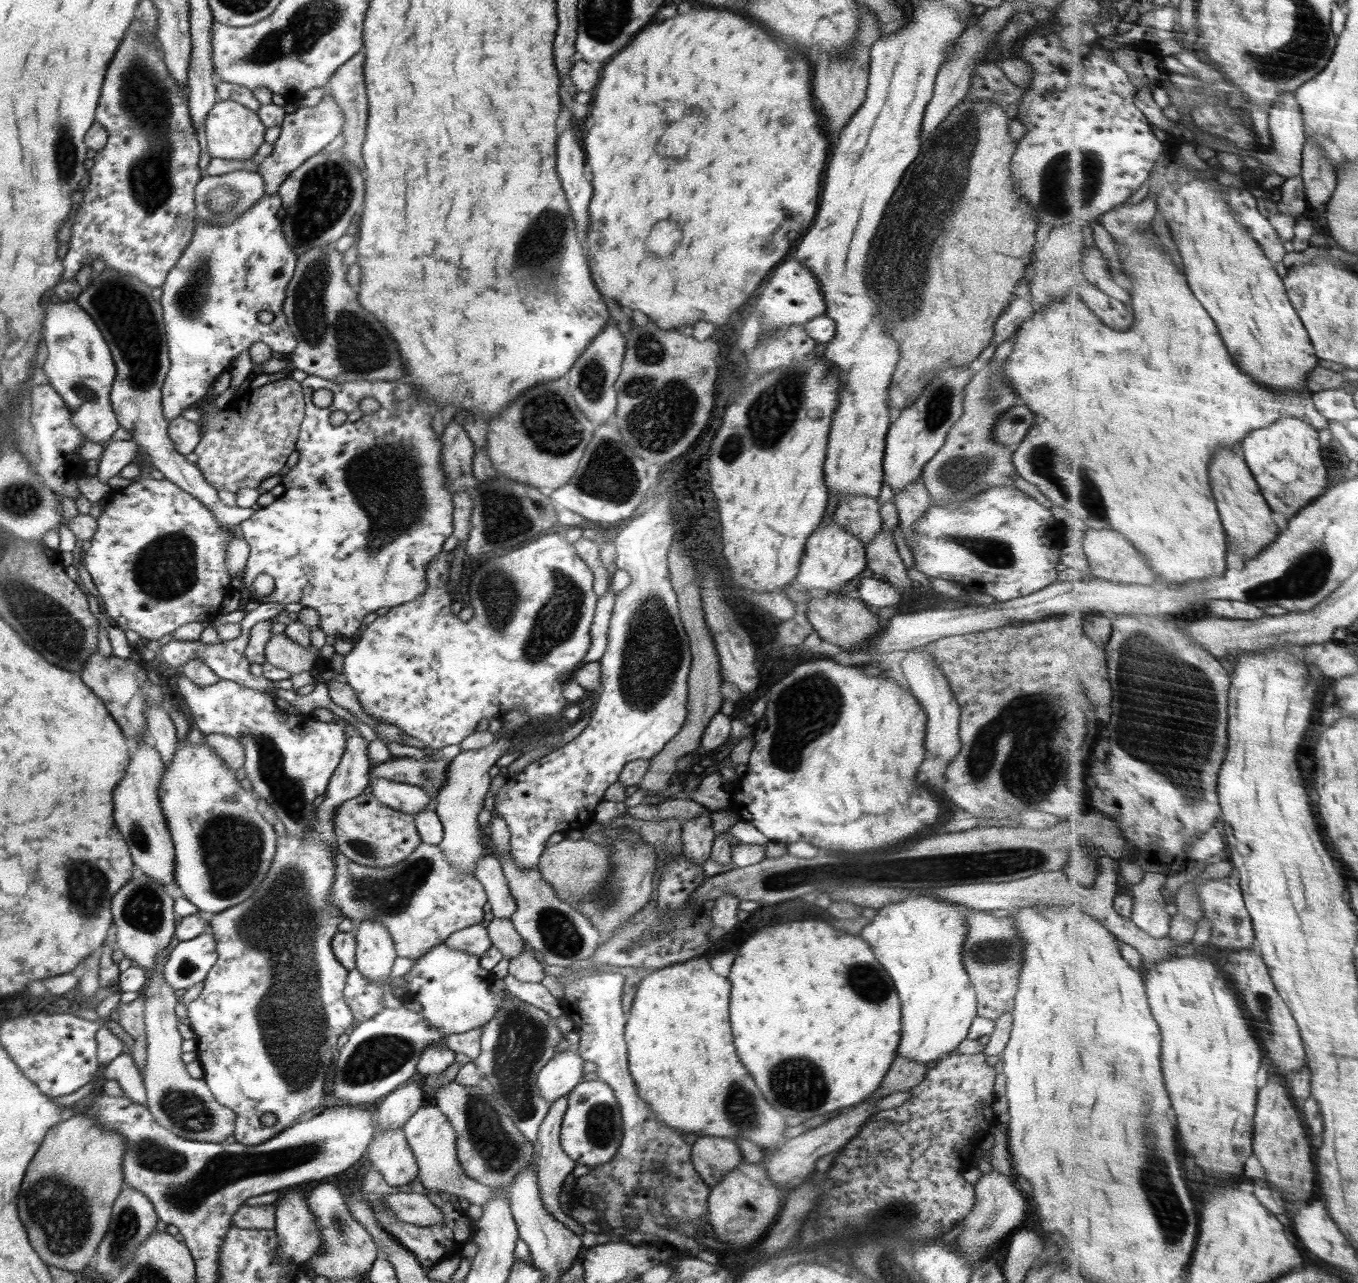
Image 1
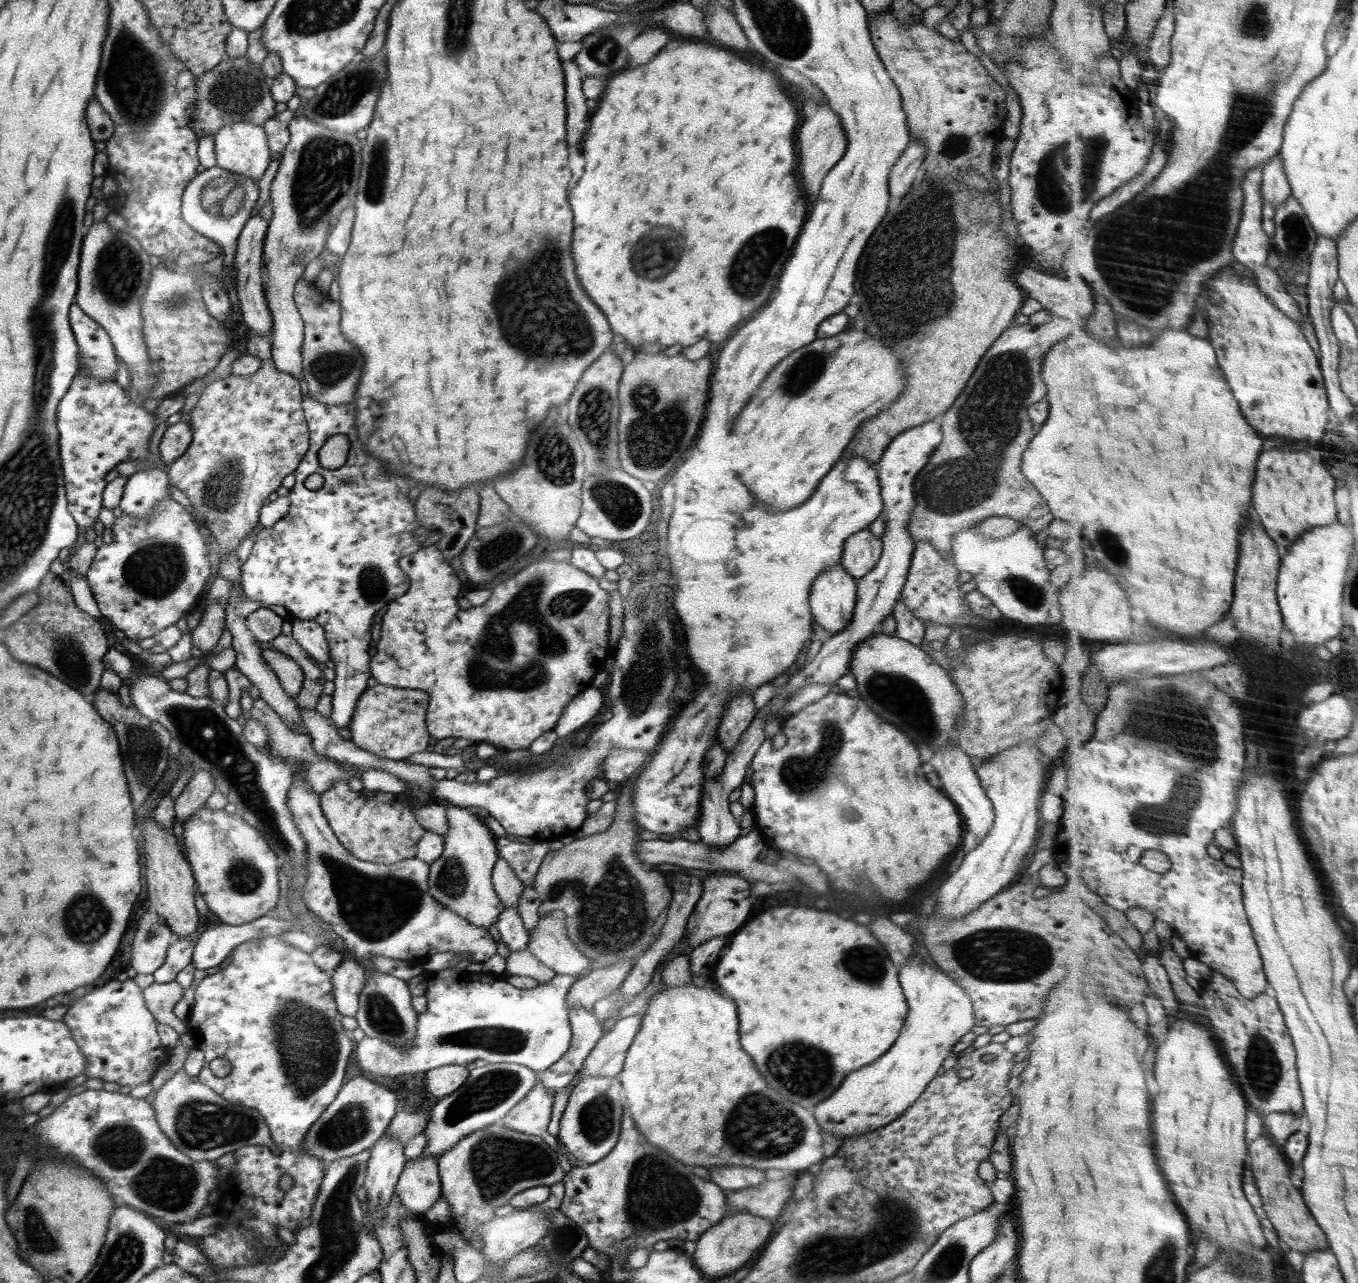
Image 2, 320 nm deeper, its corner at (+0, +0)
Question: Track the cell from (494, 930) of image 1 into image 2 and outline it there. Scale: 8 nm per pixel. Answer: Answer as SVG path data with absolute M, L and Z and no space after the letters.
M527 948L510 951L506 959L506 972L509 975L530 977L538 980L539 985L546 985L555 977L555 972L542 964Z

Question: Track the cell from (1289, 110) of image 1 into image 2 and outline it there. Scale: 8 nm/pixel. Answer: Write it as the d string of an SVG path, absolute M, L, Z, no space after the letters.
M1275 156L1264 166L1263 199L1265 204L1282 206L1293 196L1292 181L1286 171L1283 156Z

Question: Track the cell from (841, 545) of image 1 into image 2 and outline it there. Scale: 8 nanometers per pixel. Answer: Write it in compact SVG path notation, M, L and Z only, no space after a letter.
M841 564L817 576L810 589L813 620L831 635L850 624L857 599L857 581Z

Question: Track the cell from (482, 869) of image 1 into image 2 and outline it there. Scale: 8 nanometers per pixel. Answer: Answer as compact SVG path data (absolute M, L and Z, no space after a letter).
M504 908L498 921L496 928L500 931L501 941L509 948L509 950L524 950L529 943L528 930L522 917L518 915L517 908Z

